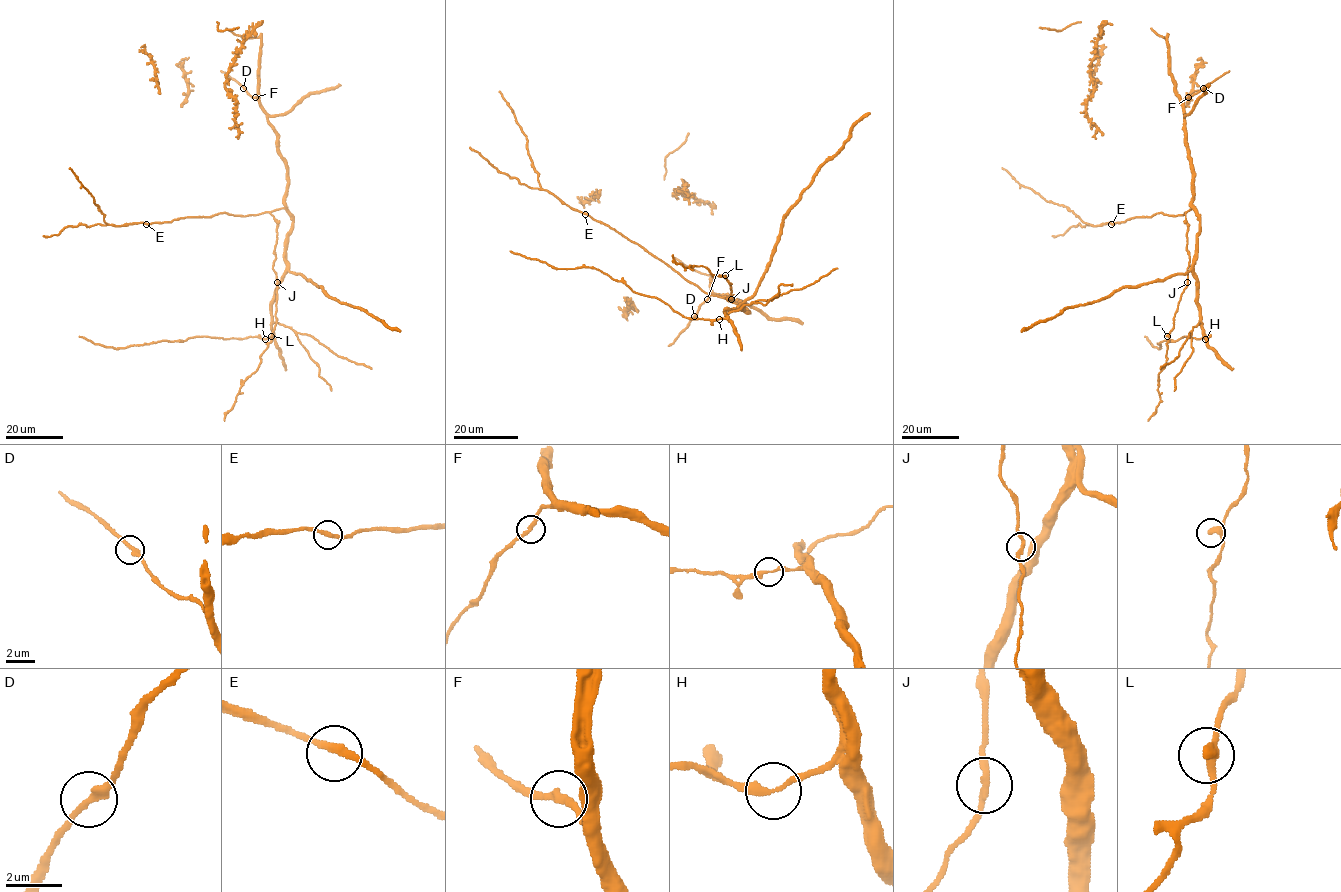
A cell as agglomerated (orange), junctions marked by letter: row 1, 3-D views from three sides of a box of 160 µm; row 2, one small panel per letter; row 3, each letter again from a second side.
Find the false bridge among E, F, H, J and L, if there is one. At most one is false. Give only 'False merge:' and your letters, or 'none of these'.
False merge: none of these

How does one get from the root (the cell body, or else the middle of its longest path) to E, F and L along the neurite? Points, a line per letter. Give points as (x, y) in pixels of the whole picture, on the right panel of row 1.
E: (1187, 154), (1192, 169), (1192, 209), (1182, 215), (1156, 213), (1111, 224)
F: (1187, 154), (1184, 99), (1188, 98)
L: (1187, 154), (1192, 169), (1192, 208), (1185, 214), (1188, 284), (1174, 314), (1173, 329), (1167, 336)

